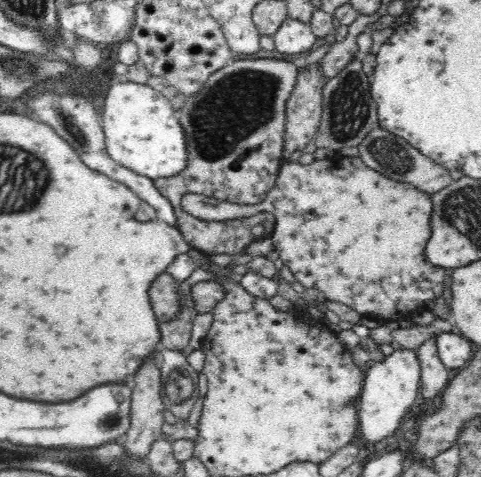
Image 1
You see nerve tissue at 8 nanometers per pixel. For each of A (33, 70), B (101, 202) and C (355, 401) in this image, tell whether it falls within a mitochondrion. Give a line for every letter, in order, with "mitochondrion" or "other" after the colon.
A: mitochondrion
B: other
C: other

